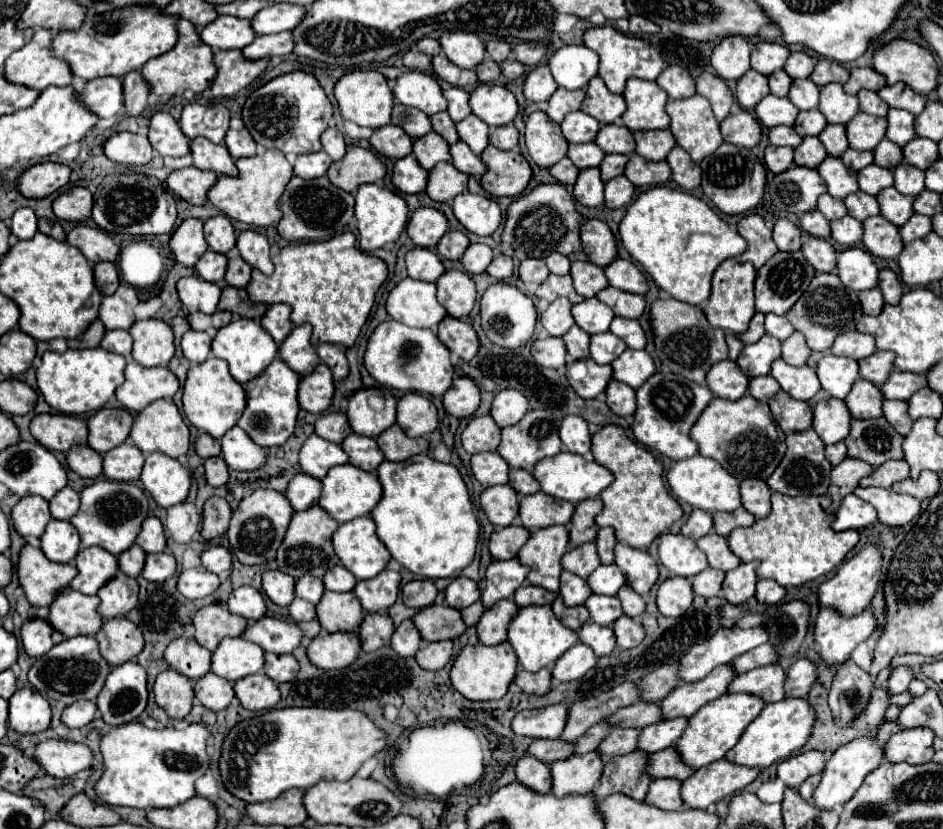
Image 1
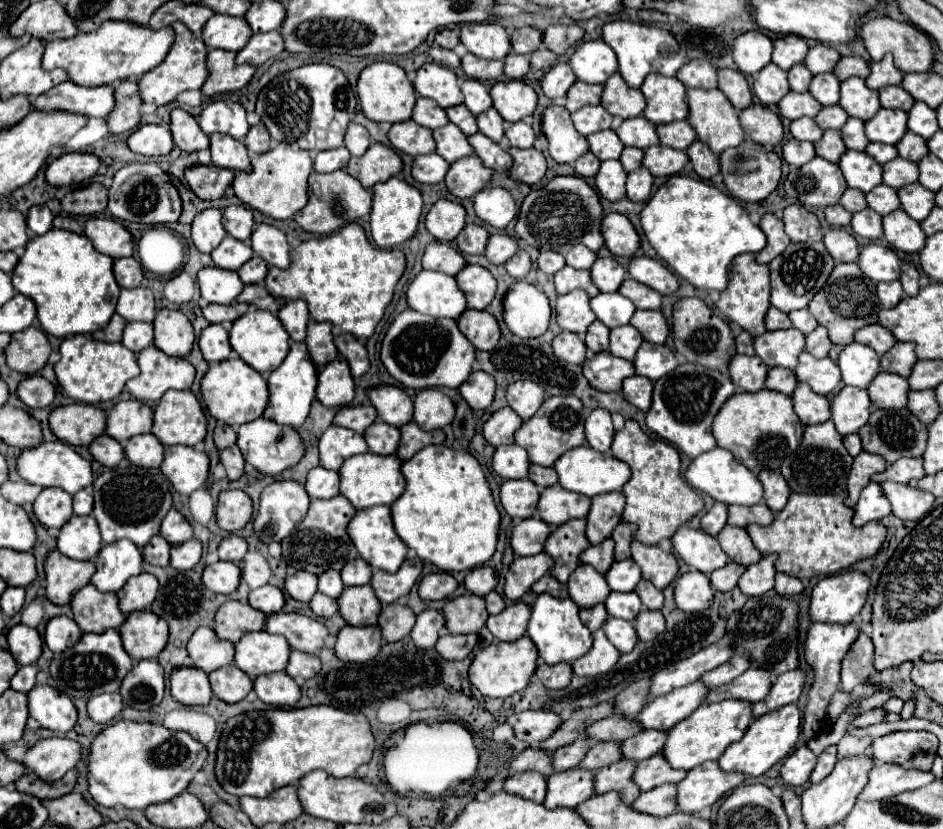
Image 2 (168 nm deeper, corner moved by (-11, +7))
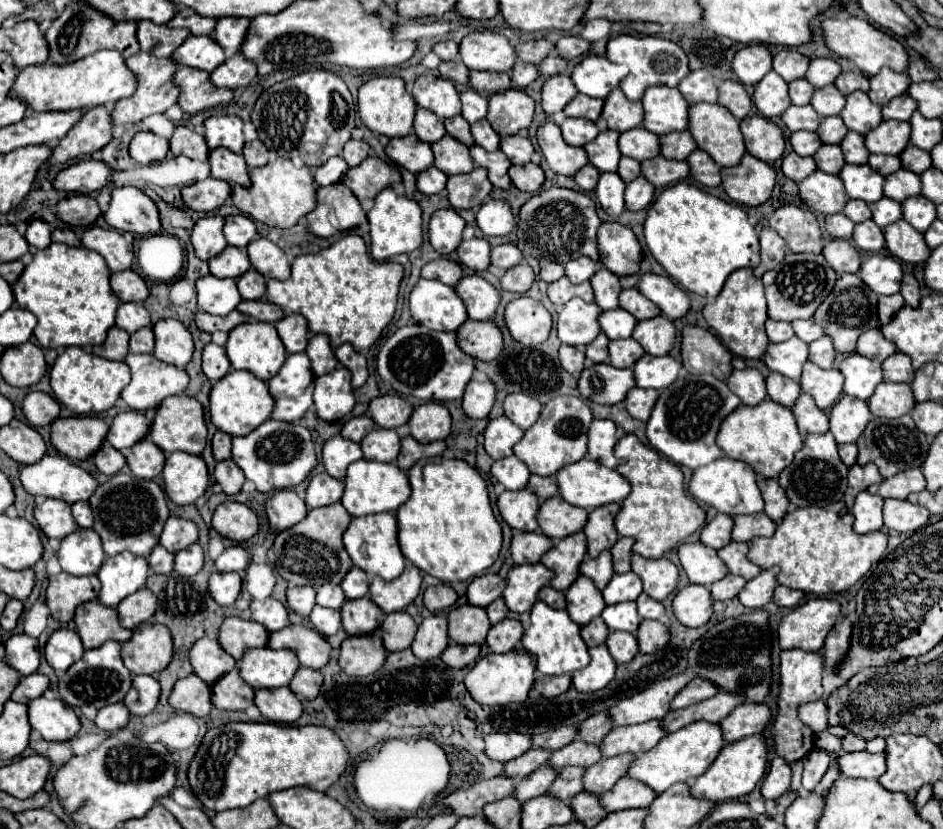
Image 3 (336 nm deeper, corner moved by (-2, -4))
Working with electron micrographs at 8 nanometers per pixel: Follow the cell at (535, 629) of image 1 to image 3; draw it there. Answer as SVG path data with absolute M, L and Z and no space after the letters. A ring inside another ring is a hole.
M537 601L531 609L531 625L525 631L521 645L537 659L537 671L541 675L571 675L589 663L587 645L581 639L579 629L581 627L569 619L567 611L559 611L543 601Z

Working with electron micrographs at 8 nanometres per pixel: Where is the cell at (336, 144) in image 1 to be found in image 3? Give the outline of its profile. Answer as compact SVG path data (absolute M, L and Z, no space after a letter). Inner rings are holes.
M349 139L341 153L341 157L347 161L349 167L359 165L367 155L369 155L369 145L365 141L355 141L355 139Z

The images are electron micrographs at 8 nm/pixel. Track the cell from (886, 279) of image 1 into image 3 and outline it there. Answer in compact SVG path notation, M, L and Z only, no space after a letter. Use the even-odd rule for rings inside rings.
M903 275L903 281L901 281L901 295L905 299L907 305L911 307L917 307L919 305L919 283L915 281L913 275Z

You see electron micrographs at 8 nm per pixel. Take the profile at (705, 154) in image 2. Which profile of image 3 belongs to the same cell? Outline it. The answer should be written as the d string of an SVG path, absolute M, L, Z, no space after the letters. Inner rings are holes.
M695 149L689 157L687 163L691 167L691 179L703 187L717 187L721 183L719 175L719 165L701 149Z

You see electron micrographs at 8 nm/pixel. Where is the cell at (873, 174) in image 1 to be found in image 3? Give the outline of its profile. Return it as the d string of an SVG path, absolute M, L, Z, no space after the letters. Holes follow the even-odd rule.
M899 169L893 175L885 177L883 183L883 195L895 201L903 201L911 195L919 195L921 193L921 181L919 175L907 169Z

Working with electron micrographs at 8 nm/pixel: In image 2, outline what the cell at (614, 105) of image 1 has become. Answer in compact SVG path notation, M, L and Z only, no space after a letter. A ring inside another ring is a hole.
M614 74L608 78L604 84L604 94L602 94L602 106L612 114L620 118L634 118L644 112L646 108L646 98L640 90L630 88L620 74Z

